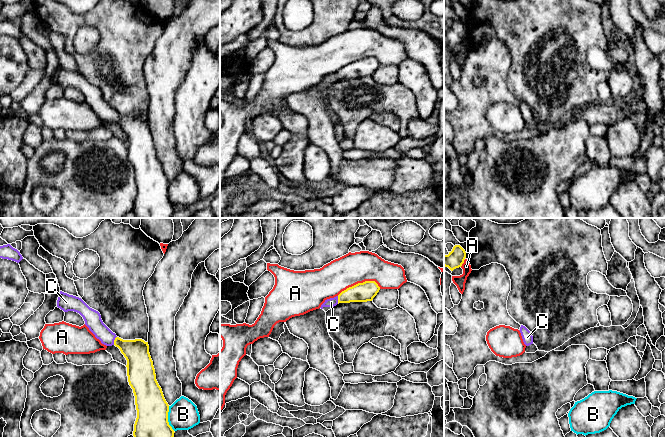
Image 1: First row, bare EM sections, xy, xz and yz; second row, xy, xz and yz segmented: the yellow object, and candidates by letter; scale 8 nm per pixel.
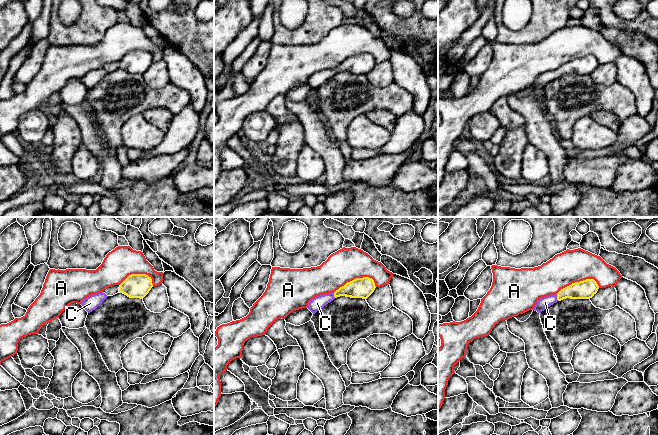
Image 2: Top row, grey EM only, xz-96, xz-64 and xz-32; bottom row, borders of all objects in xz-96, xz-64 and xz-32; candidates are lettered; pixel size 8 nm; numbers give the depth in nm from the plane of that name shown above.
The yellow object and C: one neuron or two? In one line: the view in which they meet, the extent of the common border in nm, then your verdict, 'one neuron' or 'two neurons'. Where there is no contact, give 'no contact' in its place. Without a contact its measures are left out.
contact in xy; length 80 nm; one neuron

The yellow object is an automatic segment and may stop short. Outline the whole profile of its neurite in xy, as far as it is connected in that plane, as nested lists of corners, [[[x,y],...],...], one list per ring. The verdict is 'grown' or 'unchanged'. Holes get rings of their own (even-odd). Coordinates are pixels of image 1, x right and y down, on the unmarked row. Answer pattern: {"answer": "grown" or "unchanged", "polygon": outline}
{"answer": "grown", "polygon": [[[60,67],[57,83],[64,88],[74,87],[79,89],[85,101],[102,120],[115,121],[127,136],[128,158],[135,172],[137,194],[134,200],[133,212],[137,218],[172,218],[174,206],[168,198],[169,181],[166,178],[162,165],[156,156],[153,137],[149,129],[148,118],[142,115],[123,116],[116,112],[102,97],[98,87],[90,84],[81,74]]]}

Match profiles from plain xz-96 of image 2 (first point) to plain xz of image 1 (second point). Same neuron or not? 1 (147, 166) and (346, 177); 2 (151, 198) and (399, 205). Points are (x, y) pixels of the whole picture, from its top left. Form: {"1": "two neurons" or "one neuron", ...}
{"1": "one neuron", "2": "one neuron"}

